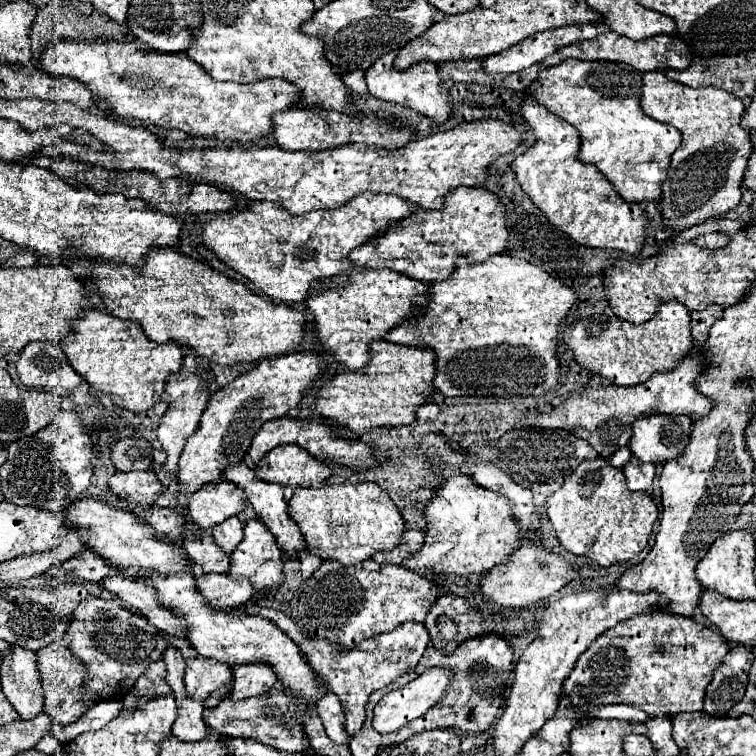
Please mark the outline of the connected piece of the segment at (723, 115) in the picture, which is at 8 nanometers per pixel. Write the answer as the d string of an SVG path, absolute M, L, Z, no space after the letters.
M649 71L643 75L643 93L641 93L641 109L653 117L655 121L669 123L677 127L683 135L681 147L673 153L671 165L667 171L667 179L663 181L663 193L659 199L659 211L663 215L663 223L671 233L685 231L693 225L699 225L711 217L719 217L731 209L735 209L741 201L741 179L747 167L747 159L753 151L751 135L739 125L741 113L745 109L743 101L733 97L731 93L717 87L687 87L683 83L675 83L665 77L663 71Z

